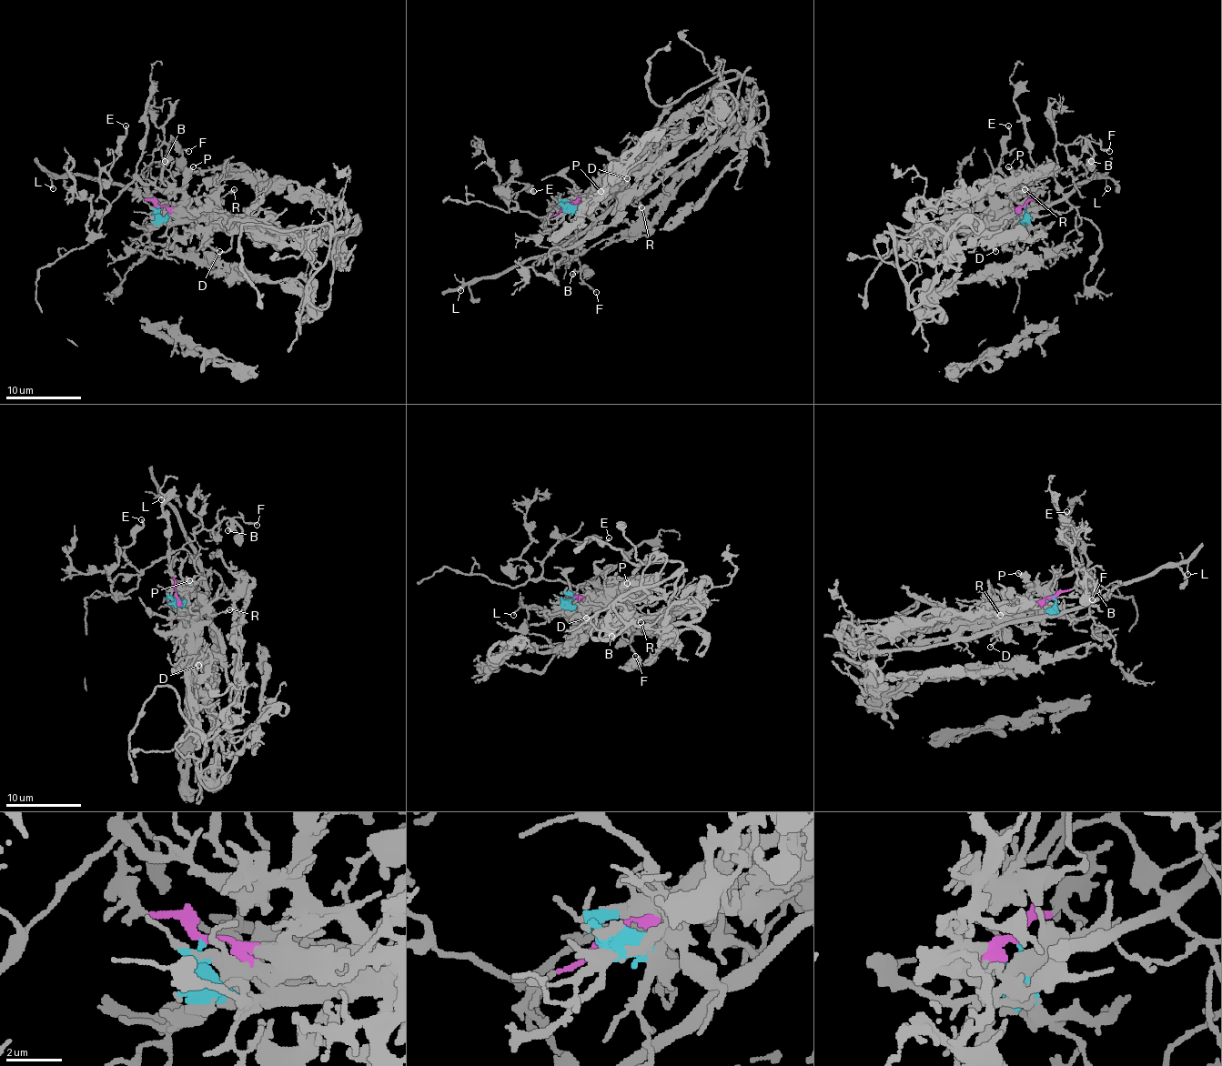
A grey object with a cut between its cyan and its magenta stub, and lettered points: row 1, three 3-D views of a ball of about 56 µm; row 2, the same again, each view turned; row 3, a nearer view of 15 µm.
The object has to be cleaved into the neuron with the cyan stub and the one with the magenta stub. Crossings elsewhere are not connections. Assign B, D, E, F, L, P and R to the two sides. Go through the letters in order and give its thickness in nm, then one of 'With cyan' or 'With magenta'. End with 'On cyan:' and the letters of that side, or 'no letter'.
B: Thickness 160 nm. With magenta
D: Thickness 160 nm. With cyan
E: Thickness 150 nm. With magenta
F: Thickness 140 nm. With magenta
L: Thickness 120 nm. With cyan
P: Thickness 280 nm. With cyan
R: Thickness 280 nm. With cyan
On cyan: D, L, P, R

